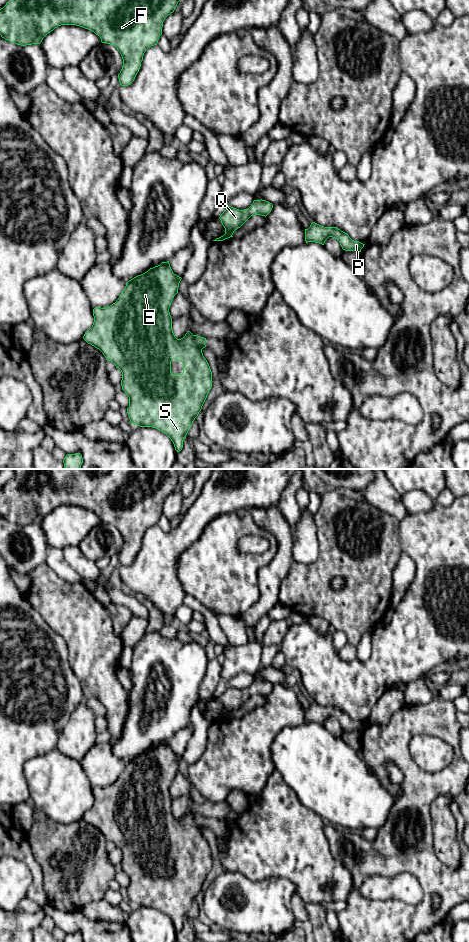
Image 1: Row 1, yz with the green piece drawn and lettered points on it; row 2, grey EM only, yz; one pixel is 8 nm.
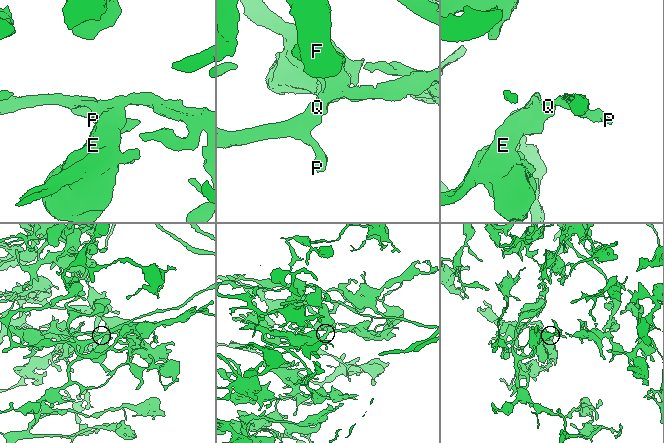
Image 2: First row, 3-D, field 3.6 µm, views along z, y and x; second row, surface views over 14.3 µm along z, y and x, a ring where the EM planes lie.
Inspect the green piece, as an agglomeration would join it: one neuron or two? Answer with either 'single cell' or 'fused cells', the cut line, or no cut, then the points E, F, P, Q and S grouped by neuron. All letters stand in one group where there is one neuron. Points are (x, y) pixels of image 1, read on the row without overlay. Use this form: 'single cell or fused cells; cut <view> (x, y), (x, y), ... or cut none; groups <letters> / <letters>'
single cell; cut none; groups E F P Q S

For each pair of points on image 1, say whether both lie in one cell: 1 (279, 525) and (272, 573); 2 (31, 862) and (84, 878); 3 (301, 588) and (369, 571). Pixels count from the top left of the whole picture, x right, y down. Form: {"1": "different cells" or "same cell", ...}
{"1": "same cell", "2": "different cells", "3": "same cell"}

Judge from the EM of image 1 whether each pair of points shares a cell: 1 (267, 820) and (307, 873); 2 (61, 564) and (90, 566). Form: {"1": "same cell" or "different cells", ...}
{"1": "same cell", "2": "different cells"}

